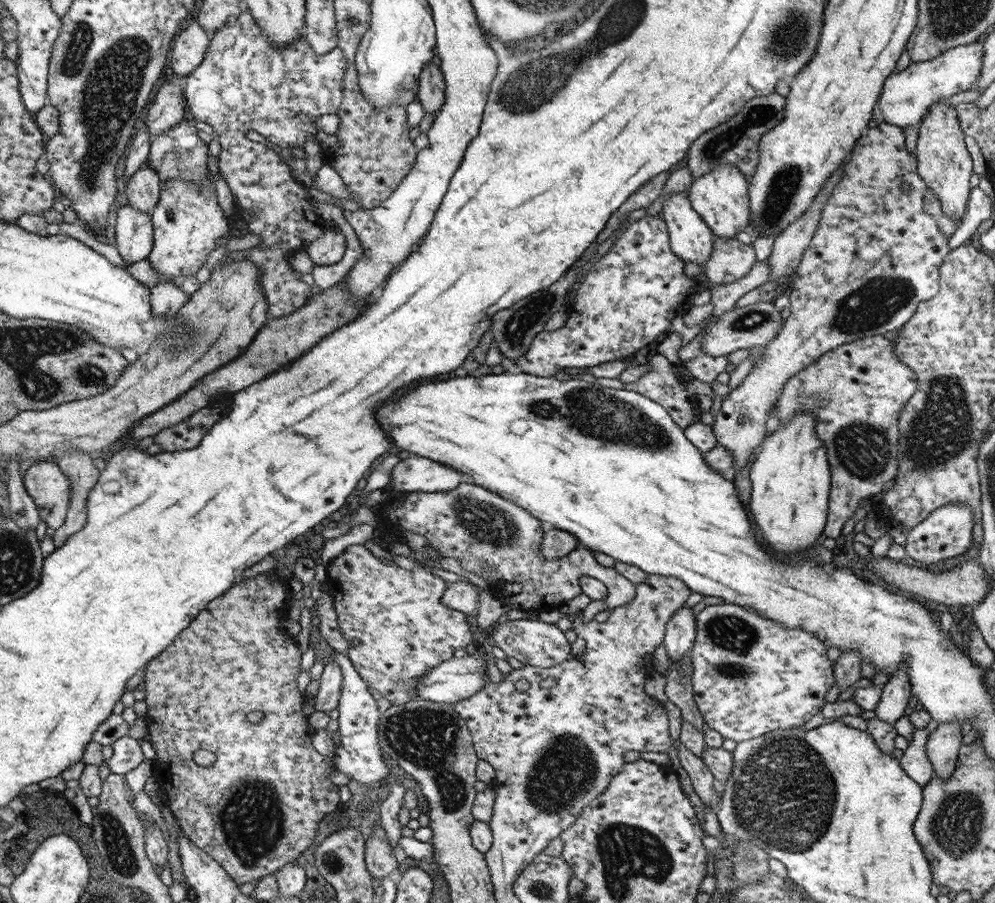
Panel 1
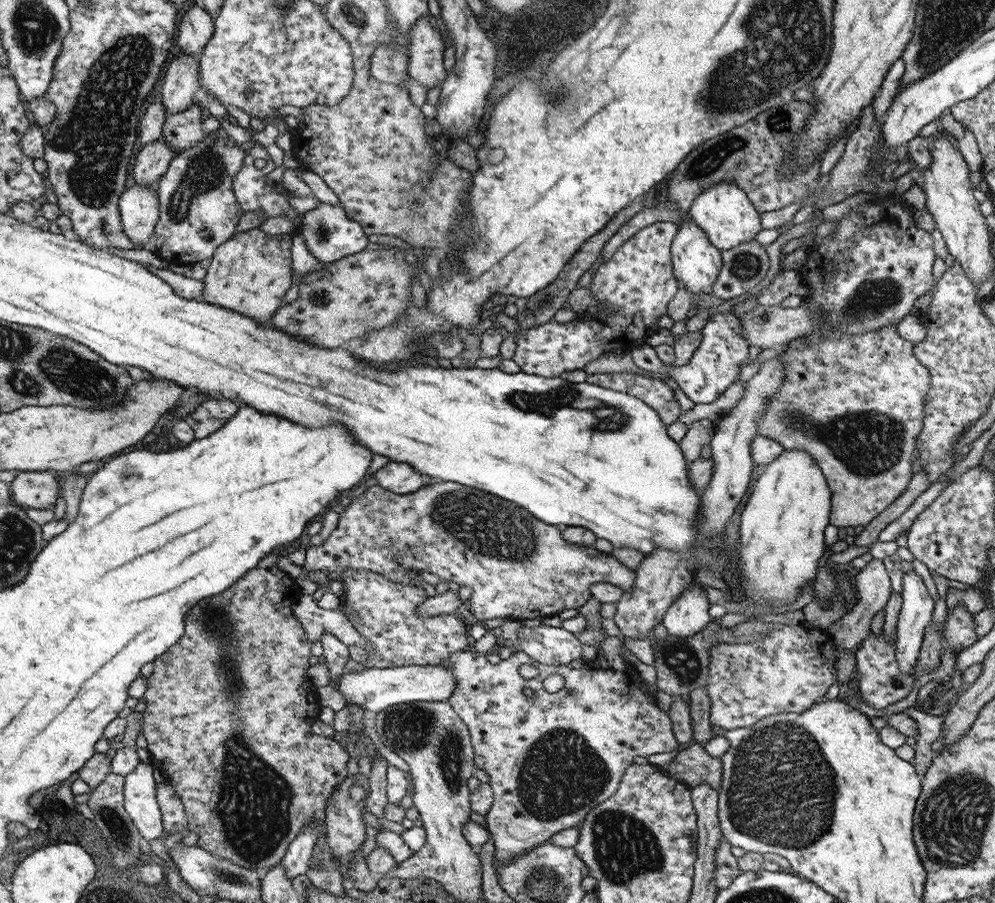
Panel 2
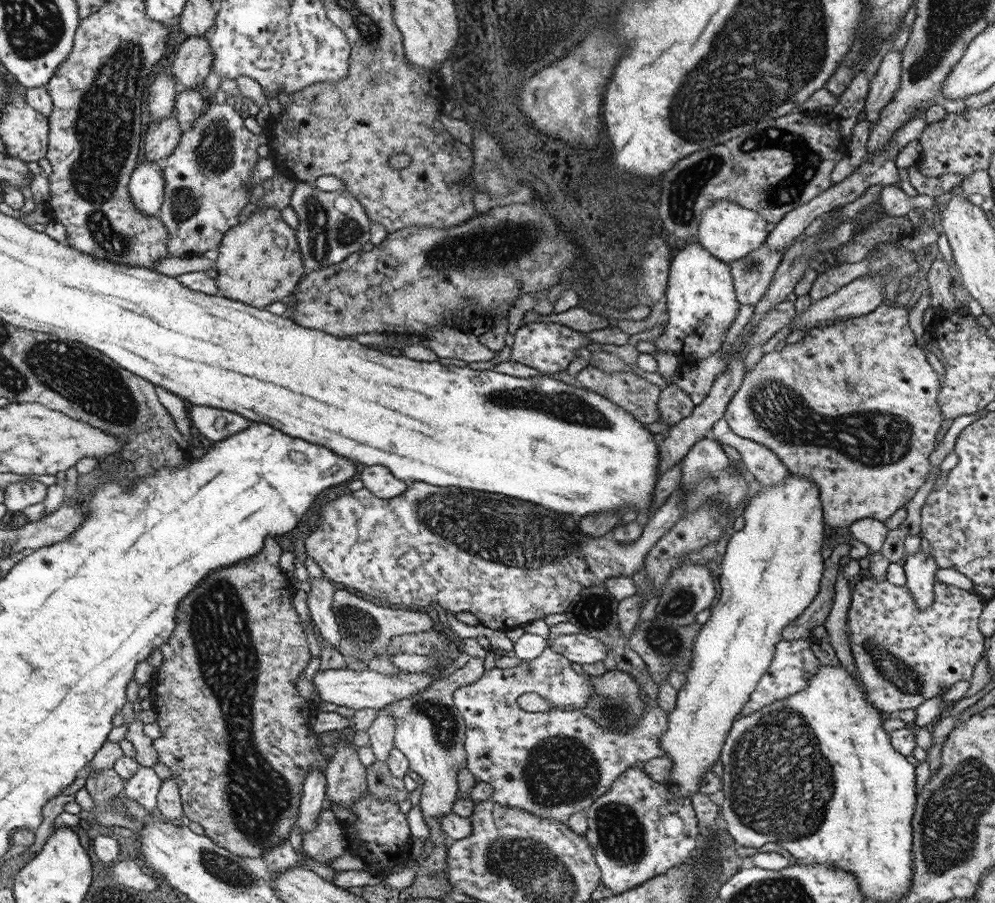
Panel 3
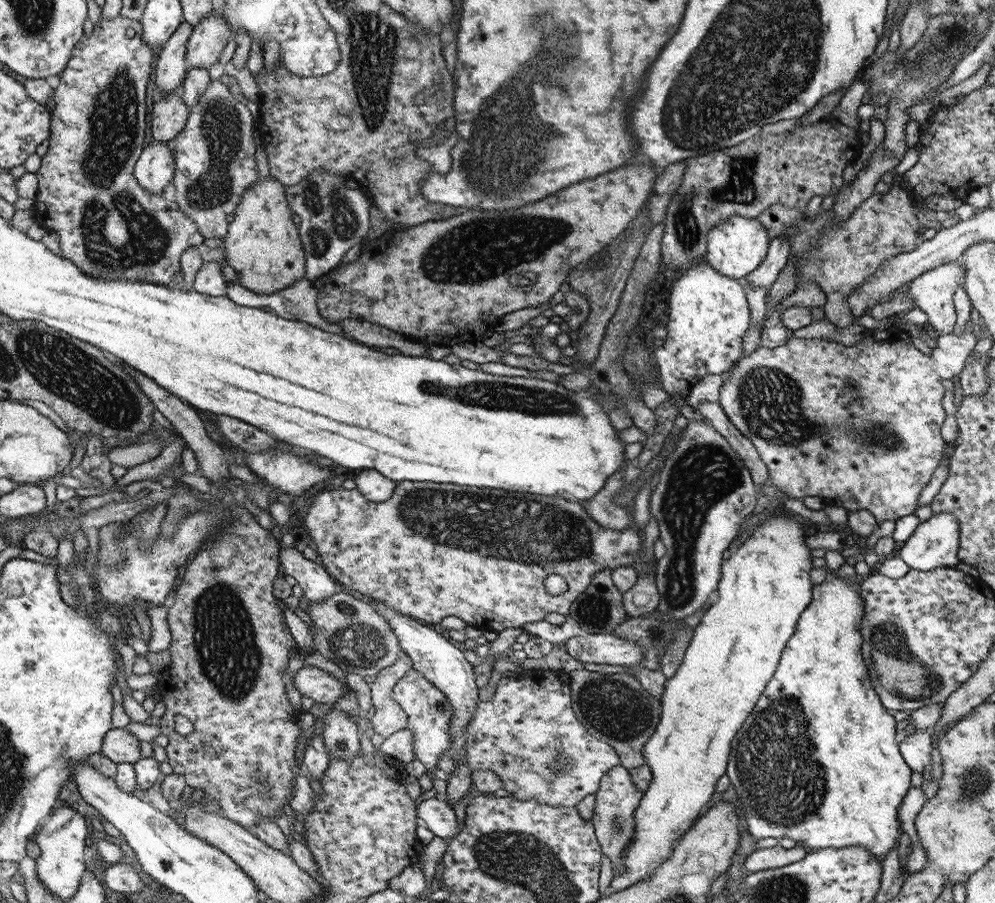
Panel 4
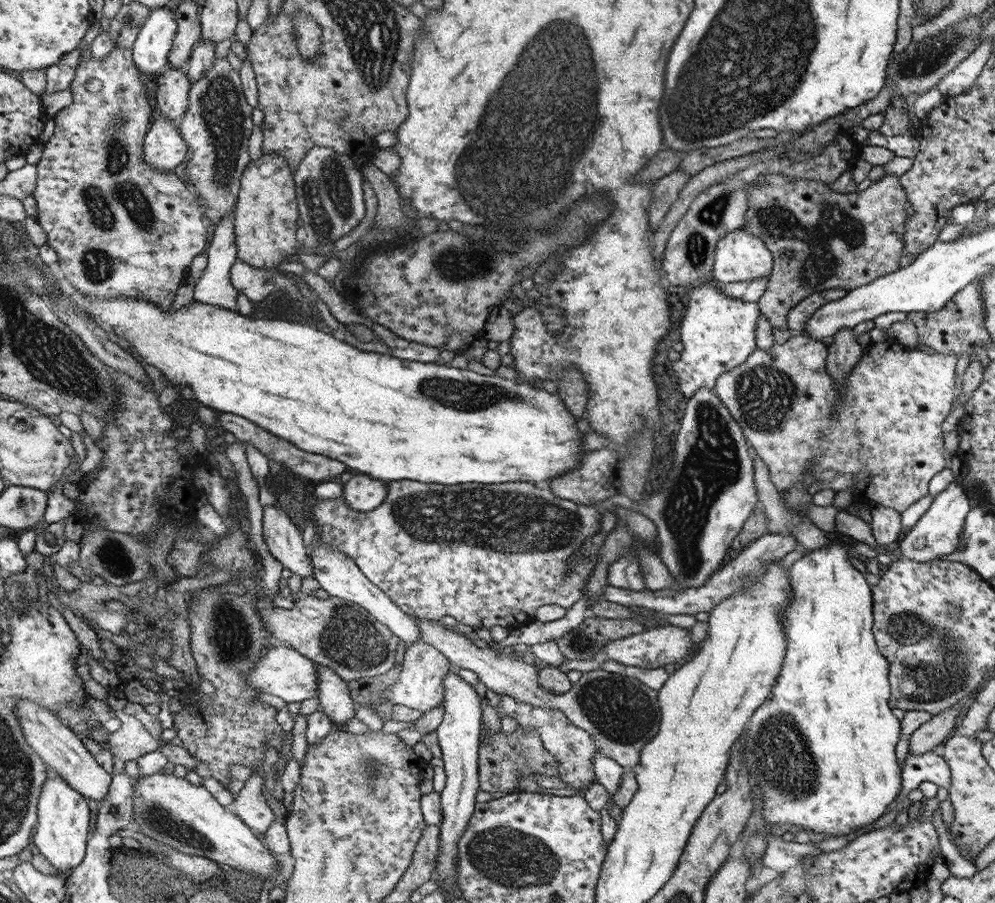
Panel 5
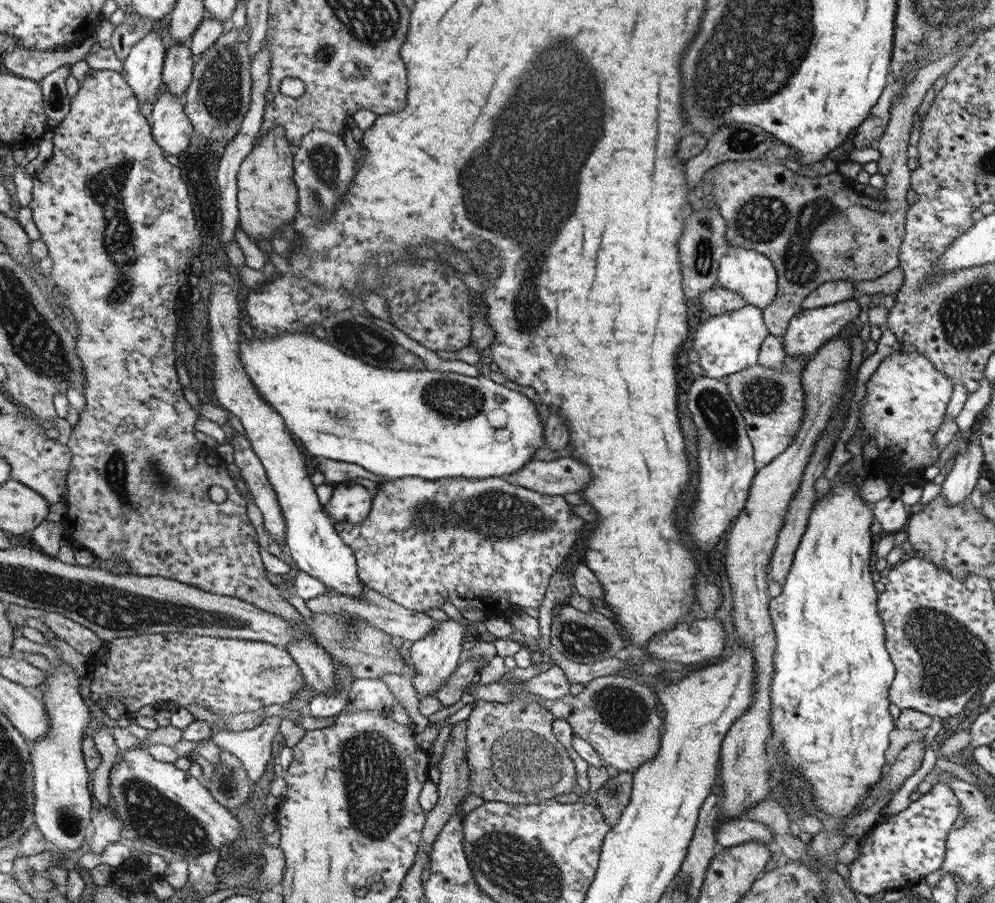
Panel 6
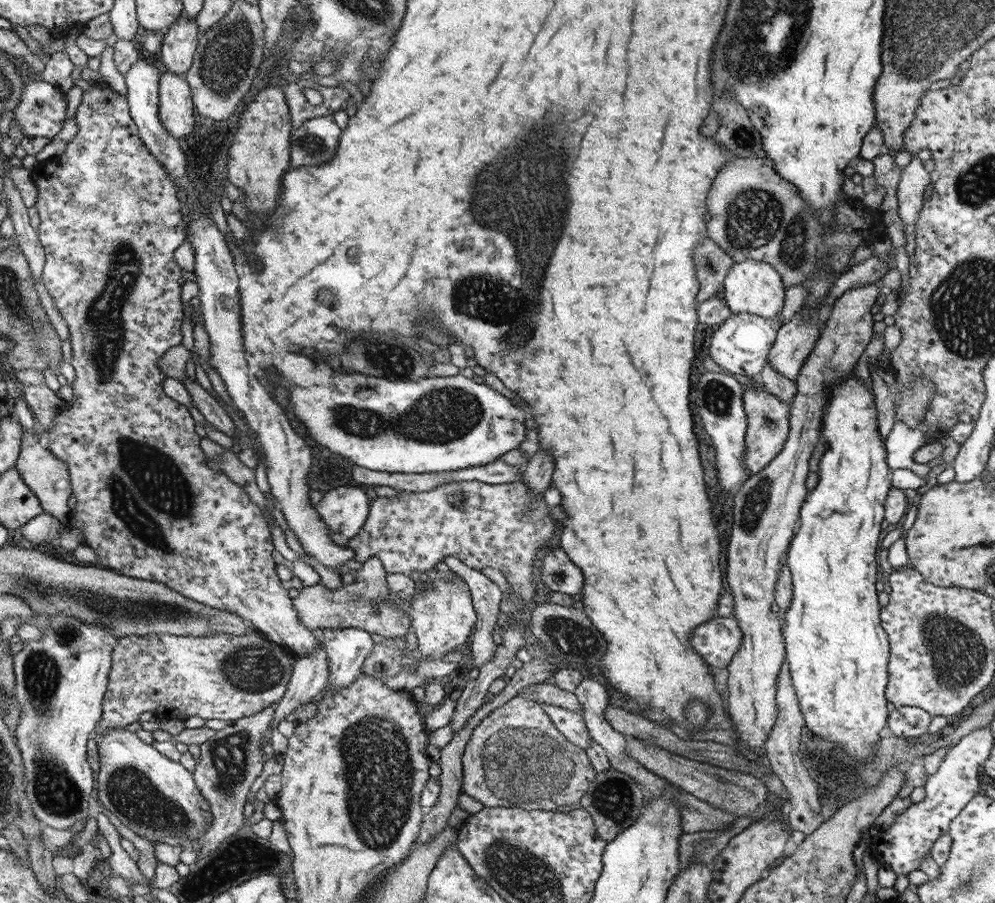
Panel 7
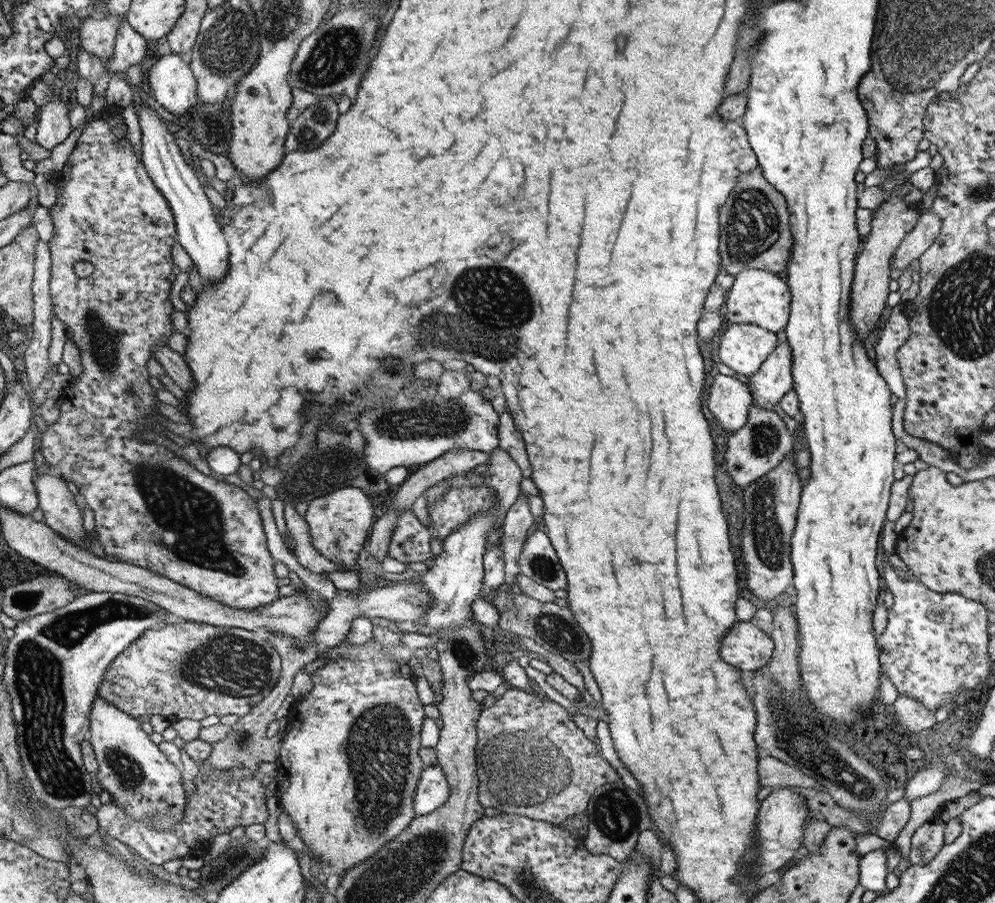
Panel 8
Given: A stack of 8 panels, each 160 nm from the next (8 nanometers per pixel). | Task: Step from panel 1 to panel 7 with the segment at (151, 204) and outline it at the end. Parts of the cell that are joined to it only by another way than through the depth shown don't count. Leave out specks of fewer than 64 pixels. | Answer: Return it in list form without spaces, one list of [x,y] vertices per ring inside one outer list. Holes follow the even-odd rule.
[[[184,15],[164,30],[159,54],[168,71],[183,76],[188,72],[198,46],[199,33],[197,20]]]

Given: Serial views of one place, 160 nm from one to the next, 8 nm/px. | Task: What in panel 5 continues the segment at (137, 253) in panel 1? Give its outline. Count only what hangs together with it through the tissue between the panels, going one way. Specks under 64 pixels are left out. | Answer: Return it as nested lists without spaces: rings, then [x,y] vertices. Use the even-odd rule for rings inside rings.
[[[164,116],[154,120],[145,141],[145,161],[148,166],[161,171],[174,171],[186,159],[188,152],[177,123]]]

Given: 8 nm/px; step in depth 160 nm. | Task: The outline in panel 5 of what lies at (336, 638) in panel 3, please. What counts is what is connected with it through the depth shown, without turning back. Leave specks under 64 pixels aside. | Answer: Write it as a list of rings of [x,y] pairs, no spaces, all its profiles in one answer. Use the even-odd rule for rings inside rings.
[[[280,505],[263,506],[263,537],[268,552],[283,564],[284,569],[302,578],[313,576],[311,558],[306,553],[302,533]]]

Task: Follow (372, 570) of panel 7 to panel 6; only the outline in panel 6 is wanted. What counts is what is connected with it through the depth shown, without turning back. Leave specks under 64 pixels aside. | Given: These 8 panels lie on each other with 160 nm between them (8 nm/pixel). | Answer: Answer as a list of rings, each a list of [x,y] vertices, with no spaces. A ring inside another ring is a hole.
[[[363,581],[362,585],[364,590],[364,597],[362,597],[362,600],[356,600],[356,597],[350,598],[350,596],[344,596],[344,594],[336,594],[336,592],[329,591],[326,594],[322,594],[322,596],[316,596],[306,601],[306,607],[308,607],[313,614],[322,615],[325,613],[334,615],[342,613],[354,617],[360,616],[360,619],[366,621],[370,627],[374,627],[374,629],[378,629],[390,635],[390,637],[400,637],[404,639],[404,641],[408,640],[413,643],[422,640],[424,636],[430,636],[430,634],[436,630],[438,622],[432,620],[427,614],[405,608],[389,600],[386,596],[374,592],[374,590]]]

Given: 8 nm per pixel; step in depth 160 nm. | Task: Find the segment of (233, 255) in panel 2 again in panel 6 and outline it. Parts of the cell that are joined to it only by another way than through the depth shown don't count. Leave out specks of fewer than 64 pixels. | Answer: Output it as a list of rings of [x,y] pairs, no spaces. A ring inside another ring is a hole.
[[[274,128],[266,132],[262,138],[257,138],[256,144],[249,156],[244,158],[237,172],[237,207],[239,208],[239,226],[248,234],[249,238],[255,242],[256,238],[266,238],[270,240],[272,234],[276,234],[276,226],[282,224],[293,224],[294,214],[299,210],[296,206],[298,202],[298,192],[292,180],[292,152],[288,146],[289,140],[284,136],[284,128]]]

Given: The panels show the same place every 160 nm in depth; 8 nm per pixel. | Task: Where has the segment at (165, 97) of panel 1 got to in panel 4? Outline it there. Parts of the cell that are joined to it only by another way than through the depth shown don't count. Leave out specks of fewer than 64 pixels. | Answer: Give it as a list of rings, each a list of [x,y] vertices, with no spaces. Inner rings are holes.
[[[213,10],[195,27],[187,42],[187,68],[209,69],[228,44],[230,25],[223,12]]]

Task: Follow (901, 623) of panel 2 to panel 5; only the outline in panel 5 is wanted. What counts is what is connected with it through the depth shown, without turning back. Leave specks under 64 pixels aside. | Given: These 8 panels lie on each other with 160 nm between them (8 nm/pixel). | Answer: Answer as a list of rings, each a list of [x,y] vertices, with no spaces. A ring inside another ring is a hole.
[[[958,482],[950,483],[946,490],[934,497],[930,508],[916,524],[903,534],[896,556],[926,562],[939,559],[940,556],[952,554],[959,545],[959,534],[965,525],[965,518],[970,509],[971,498],[968,496],[968,488],[965,490]]]

